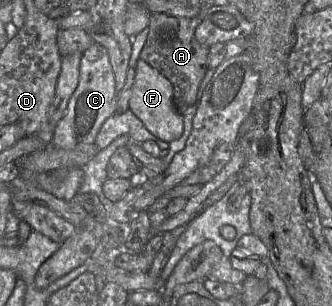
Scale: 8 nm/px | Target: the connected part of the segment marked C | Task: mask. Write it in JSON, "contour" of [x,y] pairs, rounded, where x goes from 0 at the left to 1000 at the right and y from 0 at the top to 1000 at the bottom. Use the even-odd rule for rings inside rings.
{"contour":[[[283,137],[250,173],[235,281],[208,327],[193,382],[169,415],[154,474],[223,490],[286,471],[307,408],[352,366],[352,330],[355,301],[325,167]]]}

